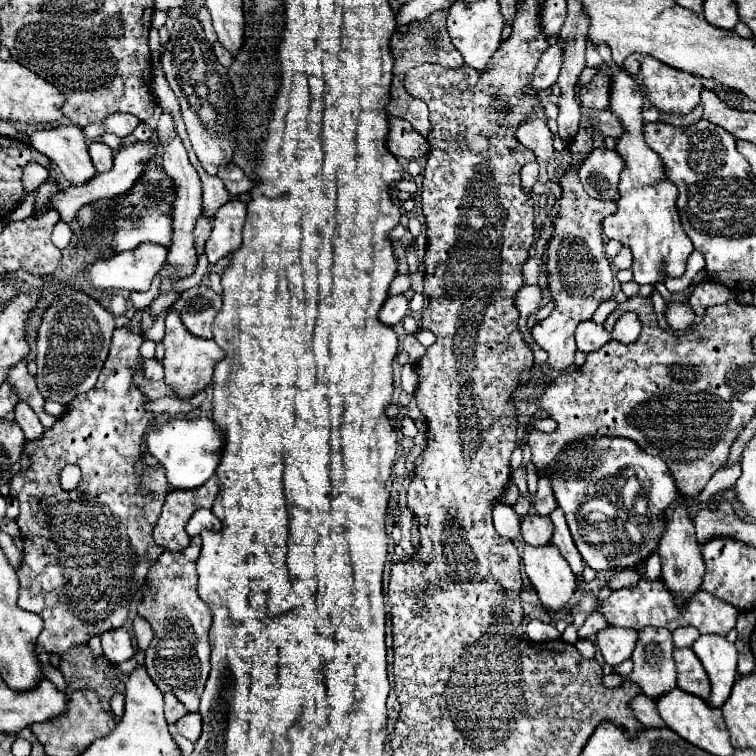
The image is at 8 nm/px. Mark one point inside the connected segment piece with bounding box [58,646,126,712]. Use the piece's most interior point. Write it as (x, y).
(80, 669)

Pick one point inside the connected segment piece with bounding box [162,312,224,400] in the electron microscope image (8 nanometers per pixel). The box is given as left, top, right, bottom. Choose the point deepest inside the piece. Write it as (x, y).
(189, 360)

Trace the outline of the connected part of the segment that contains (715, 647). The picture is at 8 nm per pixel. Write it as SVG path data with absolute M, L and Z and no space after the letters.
M702 634L692 644L692 650L700 658L712 682L712 696L708 698L708 702L712 706L722 706L730 696L730 690L736 680L736 660L738 660L736 646L728 642L726 636Z

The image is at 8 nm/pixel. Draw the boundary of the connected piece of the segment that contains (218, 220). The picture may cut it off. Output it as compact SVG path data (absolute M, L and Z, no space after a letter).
M230 200L226 202L214 216L212 222L212 234L206 240L206 256L210 264L216 264L218 258L228 256L242 244L242 232L240 232L240 202L242 200Z

